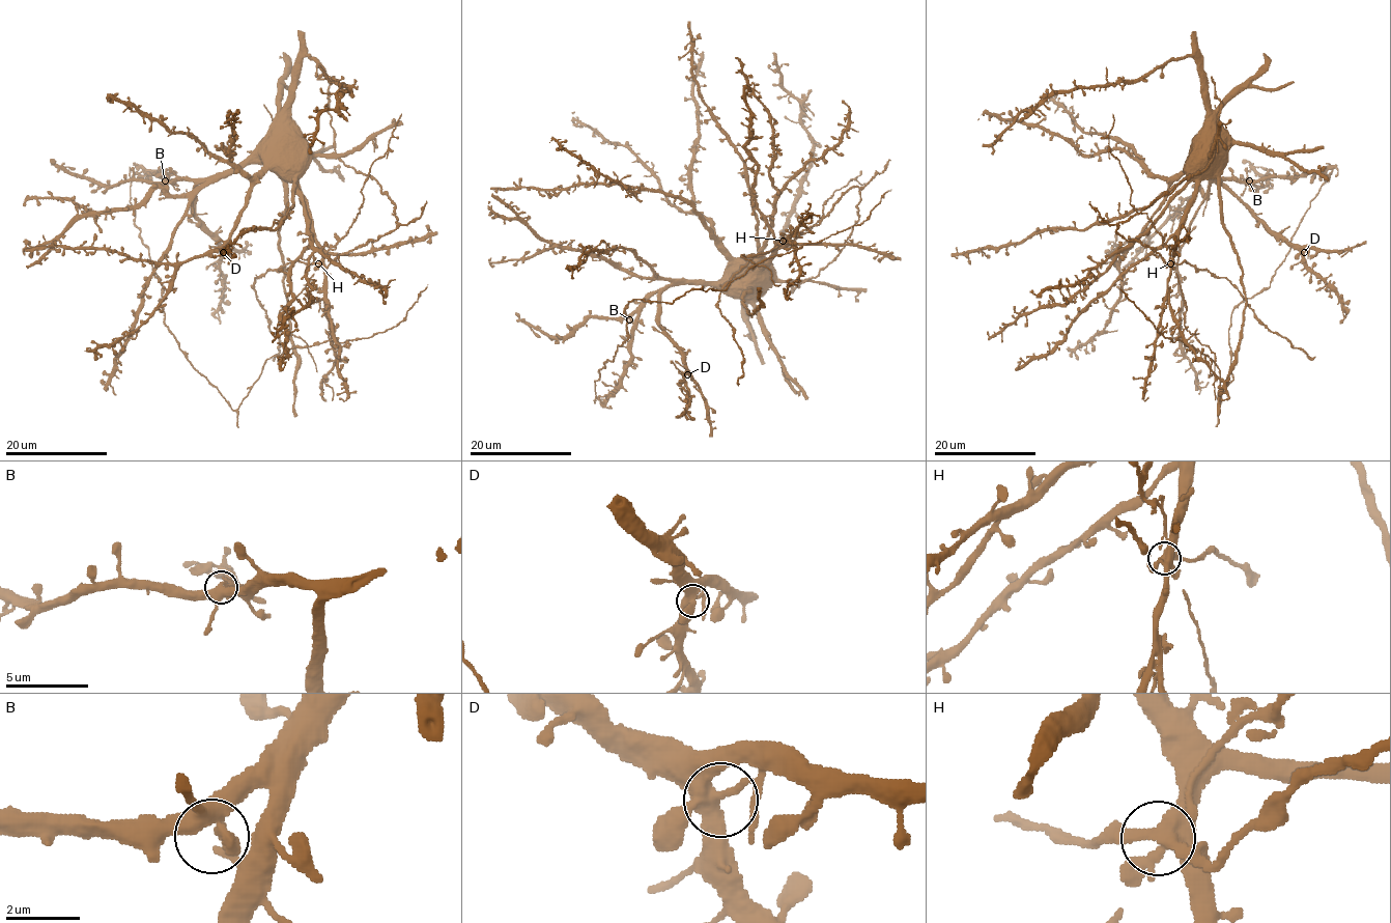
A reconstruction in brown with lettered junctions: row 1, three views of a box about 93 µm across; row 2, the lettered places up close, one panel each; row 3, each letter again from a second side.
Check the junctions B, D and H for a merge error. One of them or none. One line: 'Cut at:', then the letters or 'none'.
Cut at: H

